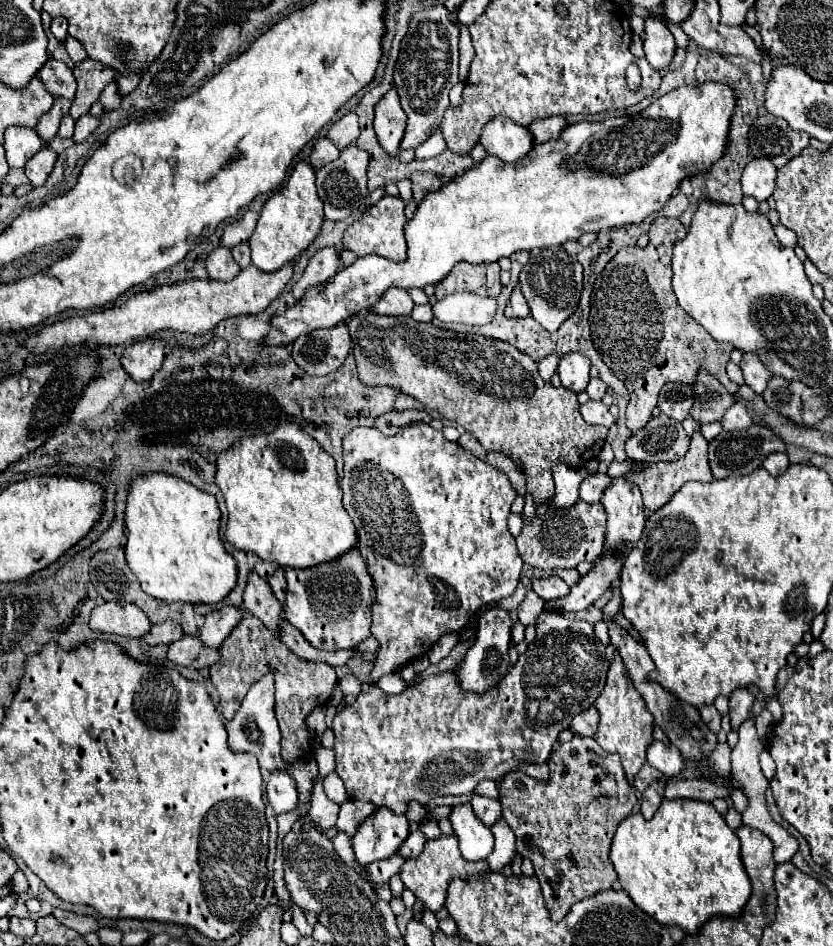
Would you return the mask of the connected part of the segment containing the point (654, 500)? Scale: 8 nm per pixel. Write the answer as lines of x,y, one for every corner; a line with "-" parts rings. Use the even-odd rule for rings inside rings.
695,431
695,435
691,437
691,447
689,451
683,455
683,459
675,459
675,461
661,461
661,463
645,463
647,467
643,471
629,471
625,477
629,481
633,481
641,495
643,495
643,505
645,505
645,517
653,515
659,507
663,507
679,489
683,483
687,481
713,481
711,469
709,469
709,455
707,455
707,441
703,439
701,431

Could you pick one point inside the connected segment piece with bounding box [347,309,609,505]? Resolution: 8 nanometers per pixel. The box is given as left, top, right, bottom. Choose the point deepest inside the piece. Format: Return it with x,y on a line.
491,389

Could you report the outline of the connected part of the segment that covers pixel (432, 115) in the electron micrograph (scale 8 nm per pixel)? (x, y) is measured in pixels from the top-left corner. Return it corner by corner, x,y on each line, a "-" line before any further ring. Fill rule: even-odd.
443,5
417,11
411,17
409,31
401,41
401,53
395,65
395,89
407,115
405,135
399,143
401,149
415,149
431,137
439,129
443,113
449,107
449,91
459,81
459,27
451,19
455,19
455,13
451,15

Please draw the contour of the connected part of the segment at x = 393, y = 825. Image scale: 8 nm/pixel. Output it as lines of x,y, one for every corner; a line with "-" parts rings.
379,807
371,819
365,819
353,837
353,851
361,865
387,859
399,851
409,835
409,821
405,815
395,815

